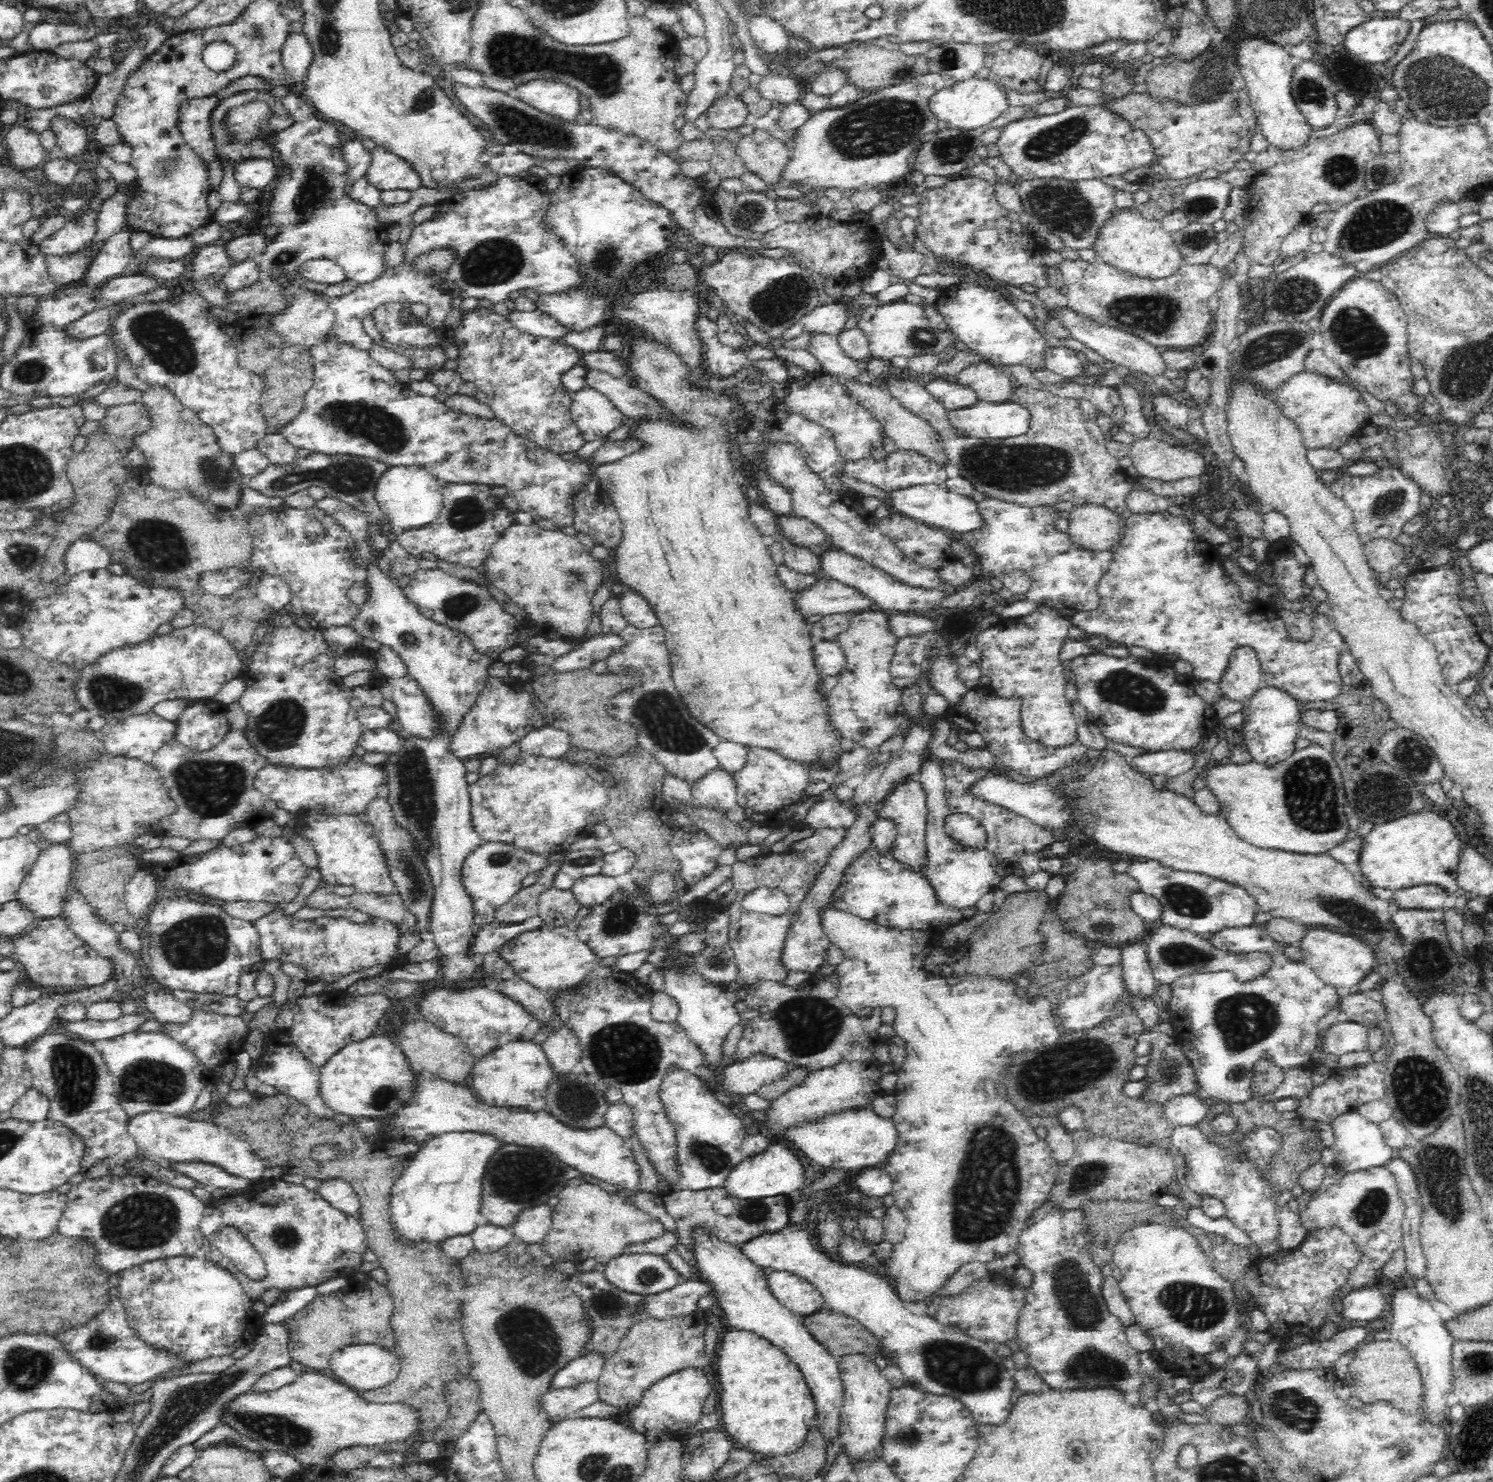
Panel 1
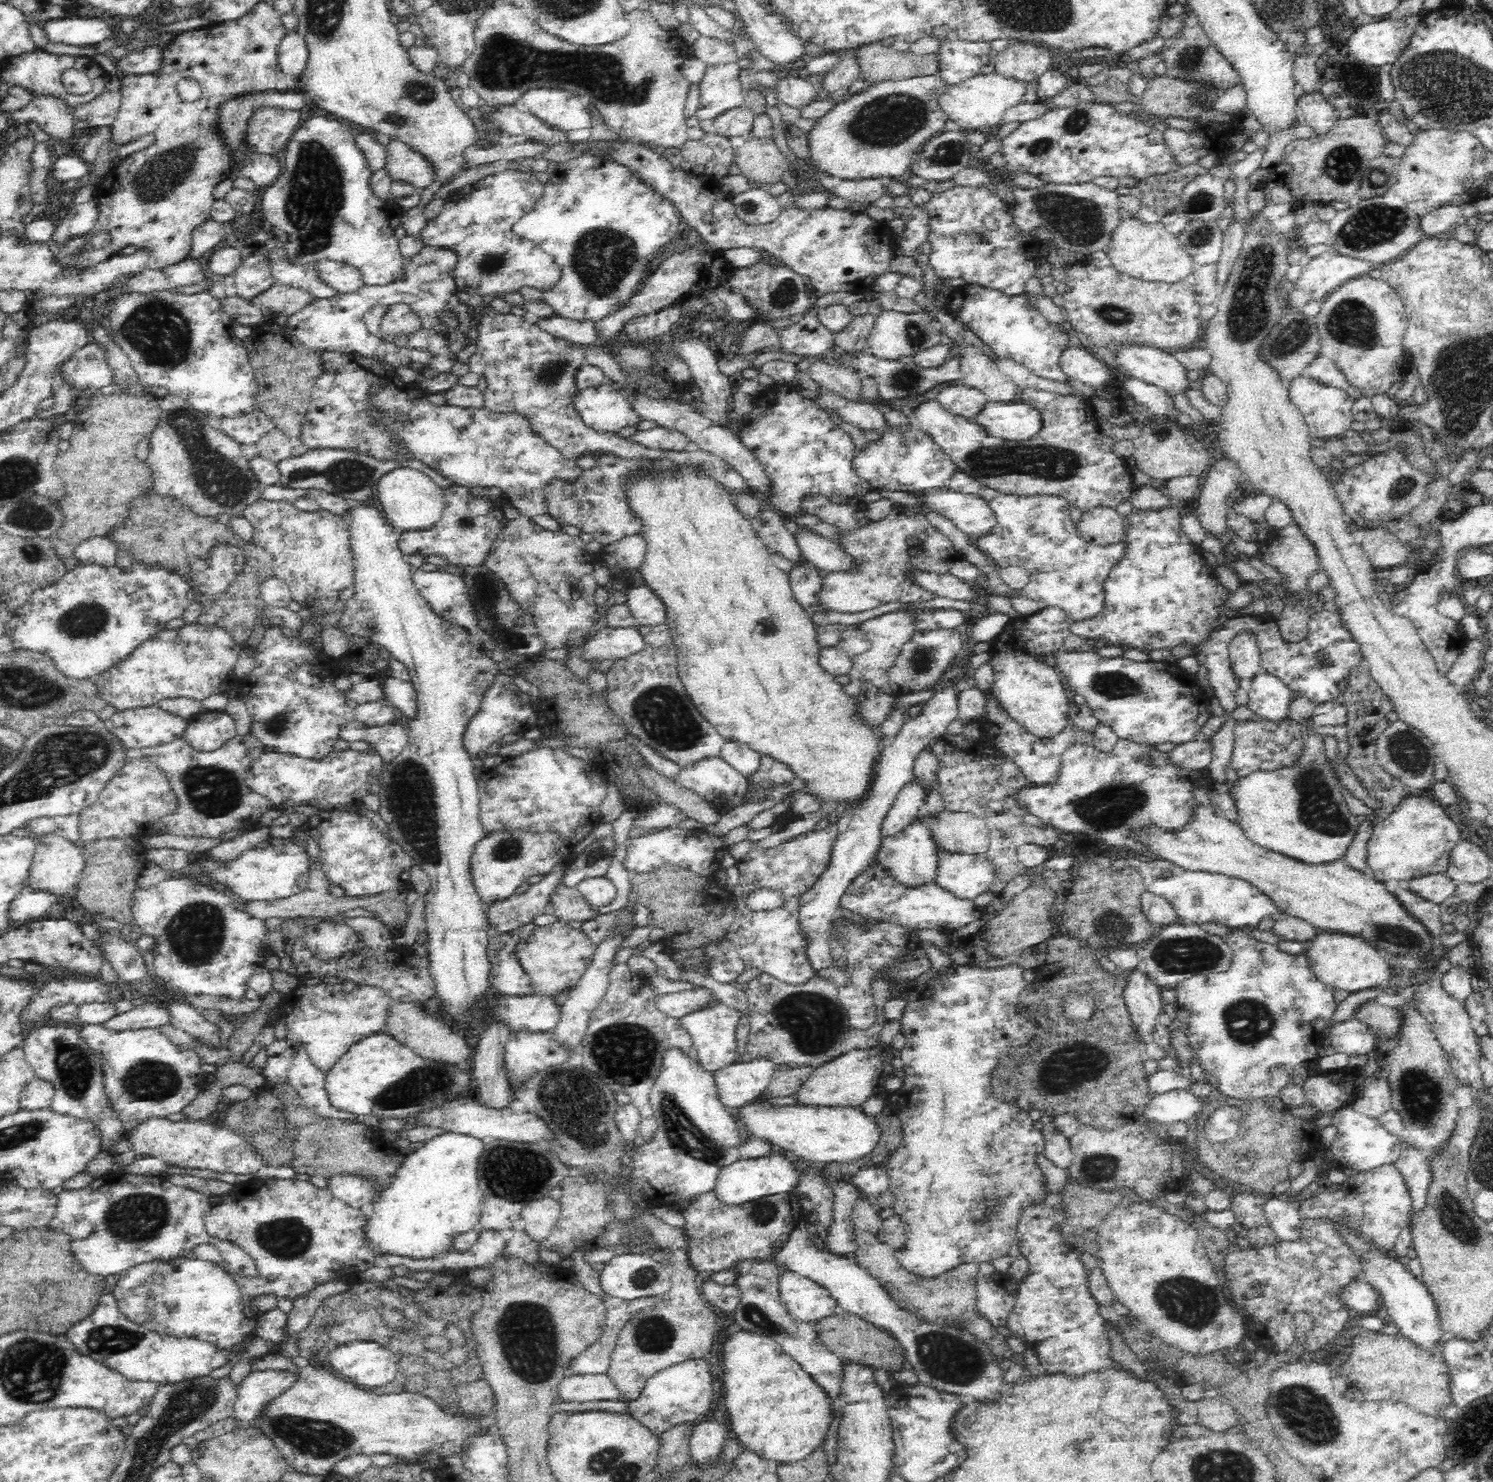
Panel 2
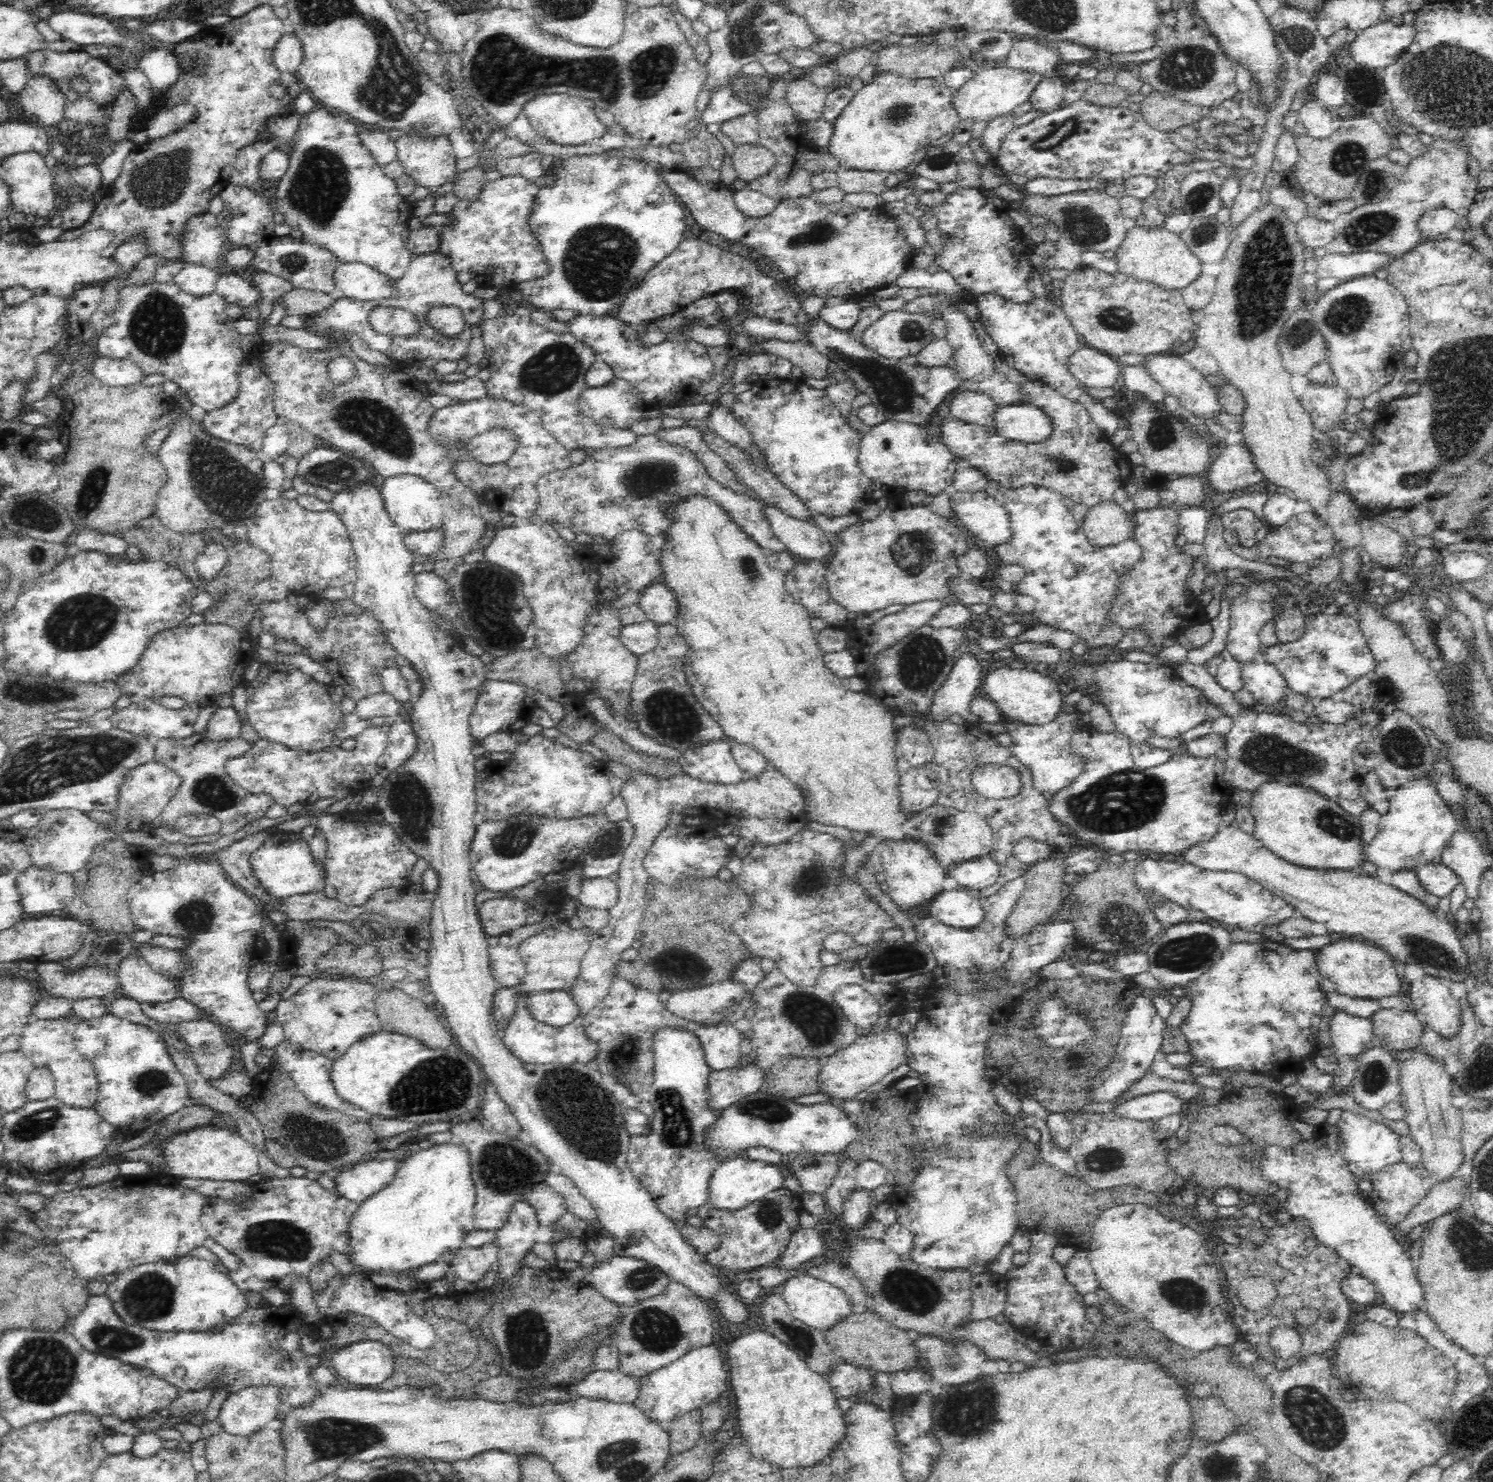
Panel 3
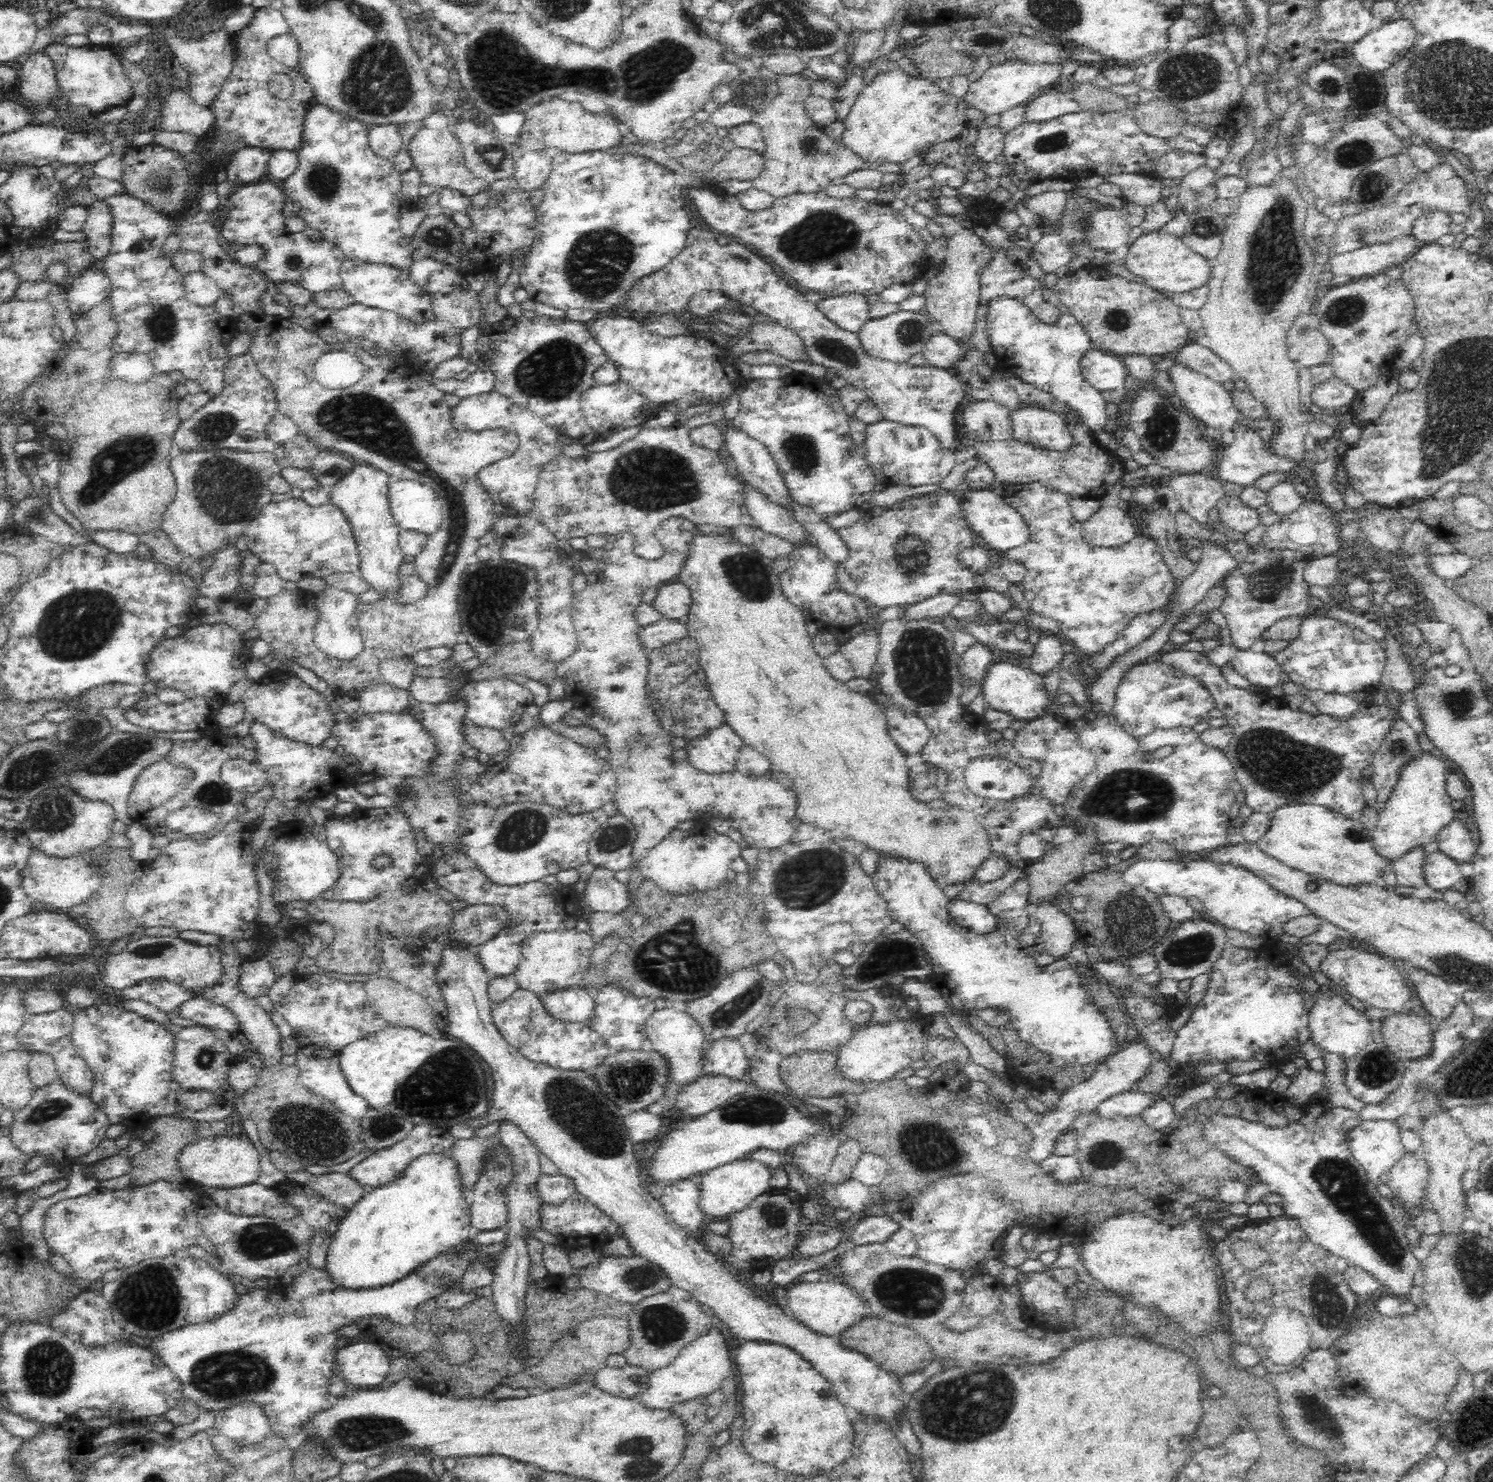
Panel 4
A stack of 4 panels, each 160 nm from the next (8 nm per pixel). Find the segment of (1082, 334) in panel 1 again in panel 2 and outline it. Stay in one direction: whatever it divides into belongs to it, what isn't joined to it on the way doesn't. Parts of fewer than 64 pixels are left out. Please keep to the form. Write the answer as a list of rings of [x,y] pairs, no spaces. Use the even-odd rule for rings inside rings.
[[[1126,346],[1115,353],[1117,367],[1137,380],[1164,388],[1170,397],[1186,395],[1197,385],[1188,380],[1187,369],[1173,356],[1173,352]]]

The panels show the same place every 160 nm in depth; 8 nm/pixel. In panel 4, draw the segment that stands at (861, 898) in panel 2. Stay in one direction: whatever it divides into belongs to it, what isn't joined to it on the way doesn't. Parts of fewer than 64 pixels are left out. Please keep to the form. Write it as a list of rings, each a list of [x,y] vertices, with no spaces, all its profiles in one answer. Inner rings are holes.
[[[956,900],[950,902],[949,914],[960,926],[974,934],[985,935],[998,930],[998,918],[988,912],[987,906]]]

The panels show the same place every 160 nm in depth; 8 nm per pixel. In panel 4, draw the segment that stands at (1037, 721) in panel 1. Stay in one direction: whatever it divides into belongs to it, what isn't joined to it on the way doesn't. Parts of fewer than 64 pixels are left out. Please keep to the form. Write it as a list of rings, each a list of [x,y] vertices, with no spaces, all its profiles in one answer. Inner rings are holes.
[[[997,662],[990,665],[982,678],[980,694],[989,708],[1007,712],[1018,720],[1029,721],[1047,714],[1047,690],[1042,677],[1032,670],[1018,670],[1012,664]]]

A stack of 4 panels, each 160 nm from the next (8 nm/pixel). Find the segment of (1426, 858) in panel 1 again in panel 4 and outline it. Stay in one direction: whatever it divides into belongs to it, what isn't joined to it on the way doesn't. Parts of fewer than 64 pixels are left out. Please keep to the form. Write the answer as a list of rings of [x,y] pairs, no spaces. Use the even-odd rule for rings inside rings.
[[[1423,750],[1400,767],[1394,792],[1380,808],[1378,824],[1371,832],[1378,855],[1396,860],[1419,845],[1425,846],[1429,852],[1435,849],[1438,832],[1455,818],[1452,799],[1446,790],[1448,774],[1444,760]]]

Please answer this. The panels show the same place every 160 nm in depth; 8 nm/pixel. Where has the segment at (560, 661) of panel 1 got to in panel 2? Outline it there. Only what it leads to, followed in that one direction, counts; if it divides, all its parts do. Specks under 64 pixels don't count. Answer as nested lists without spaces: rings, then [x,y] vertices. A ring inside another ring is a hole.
[[[604,627],[590,638],[579,651],[580,658],[590,659],[623,659],[642,650],[644,636],[639,627],[610,628]]]

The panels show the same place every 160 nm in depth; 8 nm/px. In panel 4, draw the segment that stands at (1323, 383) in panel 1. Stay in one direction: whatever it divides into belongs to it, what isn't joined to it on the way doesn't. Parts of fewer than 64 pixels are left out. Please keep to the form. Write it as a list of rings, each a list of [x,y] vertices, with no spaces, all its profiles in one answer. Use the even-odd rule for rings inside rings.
[[[1333,377],[1328,383],[1313,388],[1312,403],[1322,412],[1329,412],[1333,408],[1350,405],[1357,396],[1357,391],[1342,380]]]

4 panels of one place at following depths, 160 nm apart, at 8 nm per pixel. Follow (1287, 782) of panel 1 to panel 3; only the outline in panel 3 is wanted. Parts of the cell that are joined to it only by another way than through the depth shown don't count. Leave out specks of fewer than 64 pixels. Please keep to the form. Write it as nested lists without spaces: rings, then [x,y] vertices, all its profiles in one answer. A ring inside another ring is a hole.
[[[1264,784],[1256,794],[1252,794],[1250,813],[1256,817],[1255,832],[1252,834],[1272,854],[1298,867],[1318,871],[1350,873],[1362,872],[1362,866],[1369,861],[1367,845],[1363,843],[1359,817],[1354,817],[1342,810],[1335,802],[1322,798],[1309,788],[1291,784]]]

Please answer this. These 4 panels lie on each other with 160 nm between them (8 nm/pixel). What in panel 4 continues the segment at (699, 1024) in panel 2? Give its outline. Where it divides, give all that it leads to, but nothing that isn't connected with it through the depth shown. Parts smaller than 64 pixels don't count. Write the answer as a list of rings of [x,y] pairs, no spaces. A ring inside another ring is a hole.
[[[726,1038],[707,1045],[701,1070],[710,1076],[724,1076],[730,1080],[747,1079],[749,1058],[744,1055],[738,1039]]]

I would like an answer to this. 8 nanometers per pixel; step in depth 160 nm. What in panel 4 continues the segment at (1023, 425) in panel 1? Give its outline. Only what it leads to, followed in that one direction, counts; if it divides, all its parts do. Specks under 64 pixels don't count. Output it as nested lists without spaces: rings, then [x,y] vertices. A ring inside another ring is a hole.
[[[1051,408],[1016,409],[1011,418],[1015,440],[1058,452],[1068,452],[1074,446],[1068,421]]]

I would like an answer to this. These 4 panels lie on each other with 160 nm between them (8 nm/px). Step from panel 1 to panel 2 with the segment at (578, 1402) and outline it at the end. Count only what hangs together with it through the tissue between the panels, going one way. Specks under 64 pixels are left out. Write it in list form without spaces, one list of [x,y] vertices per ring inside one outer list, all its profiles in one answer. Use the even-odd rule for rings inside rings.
[[[569,1374],[557,1389],[557,1397],[565,1402],[622,1400],[622,1390],[608,1374]]]

